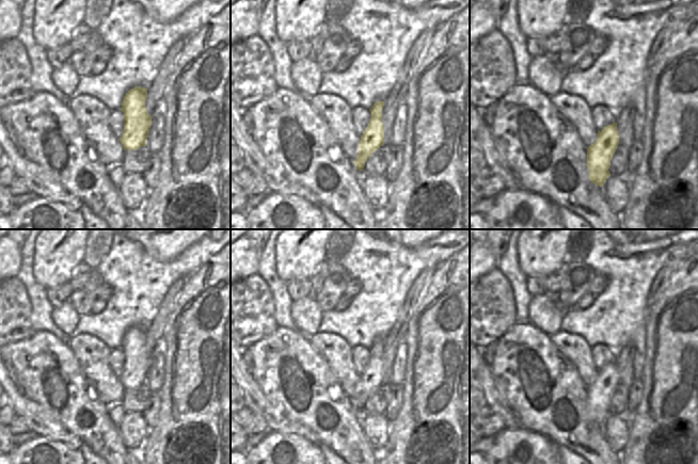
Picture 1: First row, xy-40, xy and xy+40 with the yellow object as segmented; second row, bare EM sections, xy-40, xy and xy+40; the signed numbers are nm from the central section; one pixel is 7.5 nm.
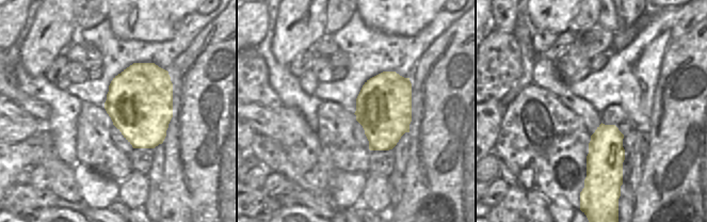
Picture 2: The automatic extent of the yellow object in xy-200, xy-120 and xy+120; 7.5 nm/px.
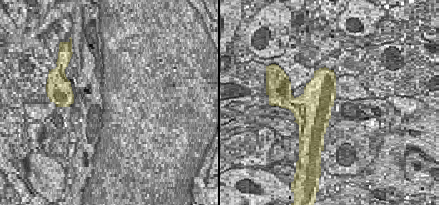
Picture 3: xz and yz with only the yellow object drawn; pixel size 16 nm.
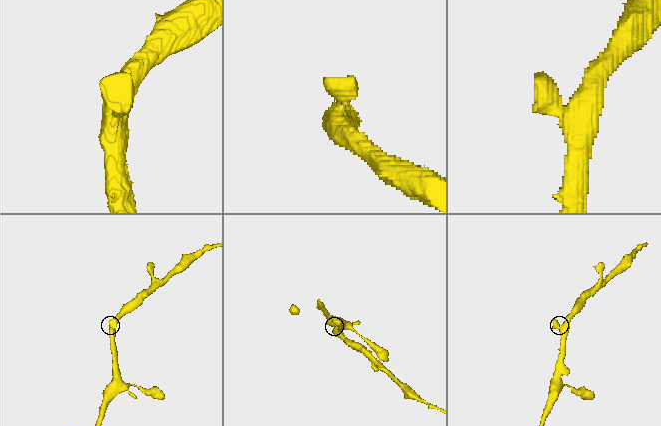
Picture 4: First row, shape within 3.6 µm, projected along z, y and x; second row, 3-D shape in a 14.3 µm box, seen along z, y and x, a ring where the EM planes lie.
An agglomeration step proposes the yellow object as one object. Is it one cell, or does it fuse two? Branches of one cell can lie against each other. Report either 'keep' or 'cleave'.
keep

